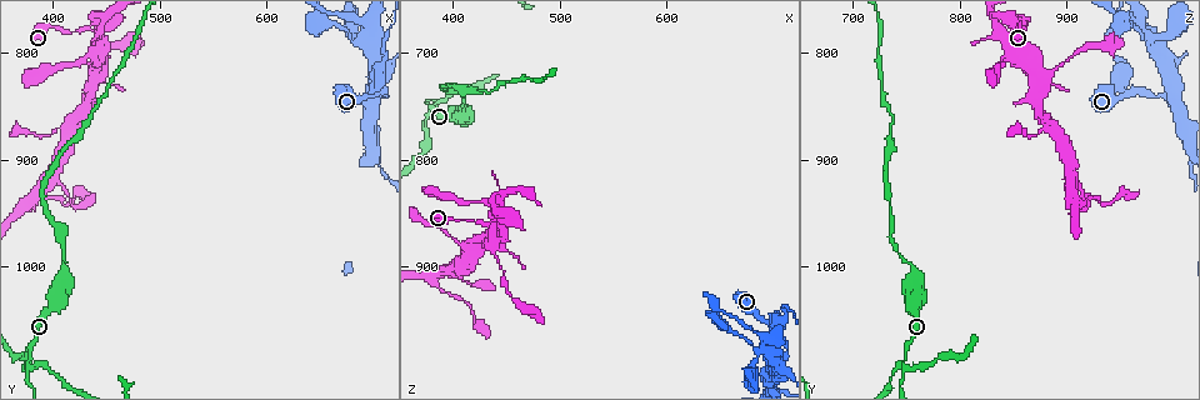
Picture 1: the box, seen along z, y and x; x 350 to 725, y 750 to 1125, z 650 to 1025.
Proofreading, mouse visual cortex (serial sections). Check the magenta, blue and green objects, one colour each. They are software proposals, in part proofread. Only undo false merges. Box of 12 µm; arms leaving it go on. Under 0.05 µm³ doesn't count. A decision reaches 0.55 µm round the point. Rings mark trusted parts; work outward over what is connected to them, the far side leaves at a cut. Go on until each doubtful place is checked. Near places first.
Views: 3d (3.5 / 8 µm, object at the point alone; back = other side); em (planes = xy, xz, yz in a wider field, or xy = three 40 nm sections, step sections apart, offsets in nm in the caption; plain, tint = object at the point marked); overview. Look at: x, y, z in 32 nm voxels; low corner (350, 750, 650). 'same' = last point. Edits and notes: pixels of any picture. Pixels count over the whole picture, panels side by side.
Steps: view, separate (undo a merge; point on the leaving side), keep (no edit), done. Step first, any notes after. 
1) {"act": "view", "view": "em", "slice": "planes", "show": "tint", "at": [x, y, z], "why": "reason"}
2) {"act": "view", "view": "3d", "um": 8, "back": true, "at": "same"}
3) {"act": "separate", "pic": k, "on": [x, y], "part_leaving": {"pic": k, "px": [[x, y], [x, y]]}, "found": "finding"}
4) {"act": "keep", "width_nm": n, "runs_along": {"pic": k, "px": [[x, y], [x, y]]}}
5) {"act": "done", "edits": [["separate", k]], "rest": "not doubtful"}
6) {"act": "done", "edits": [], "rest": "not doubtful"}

{"act": "view", "view": "3d", "um": 8, "at": [444, 788, 850]}

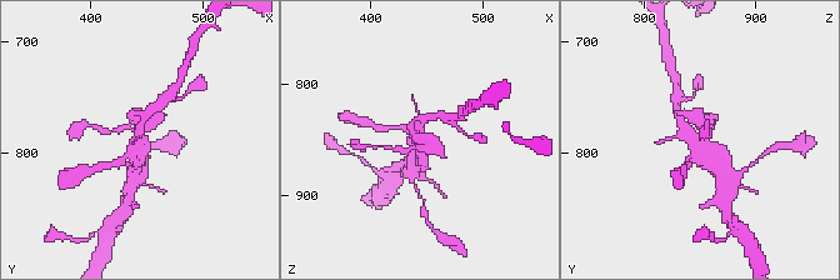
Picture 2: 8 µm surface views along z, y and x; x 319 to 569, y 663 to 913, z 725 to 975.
{"act": "view", "view": "em", "slice": "xy", "step": 2, "show": "tint", "at": [442, 786, 850], "why": "need the tissue"}

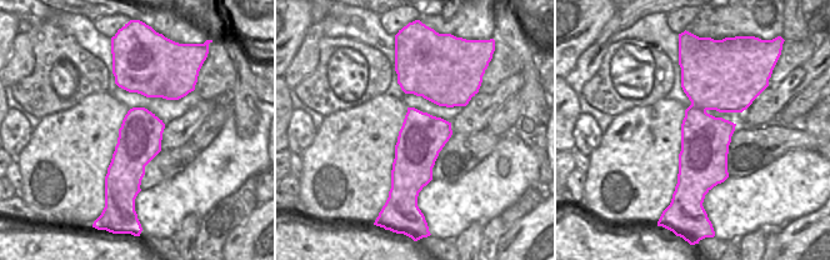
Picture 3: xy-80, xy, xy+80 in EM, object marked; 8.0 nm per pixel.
{"act": "keep", "runs_along": {"pic": 2, "px": [[113, 131], [129, 126], [136, 133], [136, 170]]}, "found": "one cell here"}

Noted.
{"act": "view", "view": "3d", "um": 3.5, "at": [698, 840, 954], "why": "thin neck"}

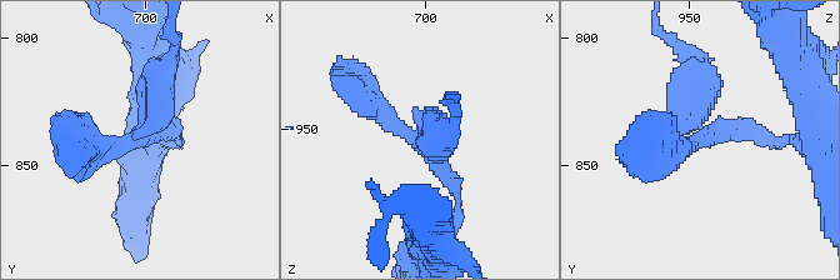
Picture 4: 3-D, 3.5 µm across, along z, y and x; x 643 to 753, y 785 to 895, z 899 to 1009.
{"act": "view", "view": "em", "slice": "xy", "step": 3, "show": "tint", "at": [699, 839, 955]}

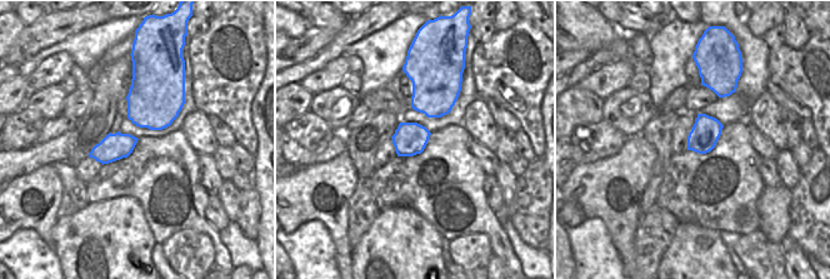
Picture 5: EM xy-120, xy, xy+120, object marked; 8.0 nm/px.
{"act": "keep", "arm_widths_nm": [200, 300, 450], "runs_along": {"pic": 4, "px": [[360, 89], [449, 175], [456, 211]]}, "found": "continuous, no second cell"}

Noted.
{"act": "view", "view": "3d", "um": 8, "at": [382, 1092, 752], "why": "four arms meet"}

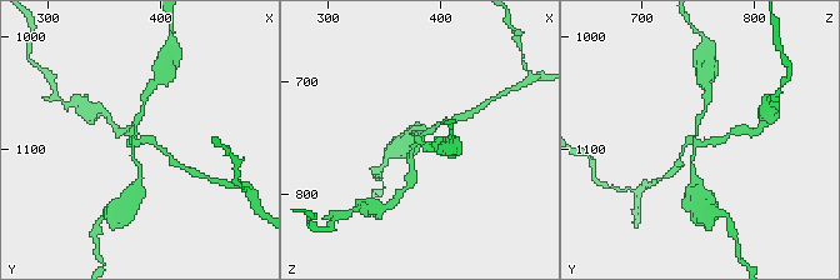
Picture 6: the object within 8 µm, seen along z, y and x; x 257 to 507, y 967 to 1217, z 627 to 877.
{"act": "view", "view": "3d", "um": 3.5, "at": [382, 1092, 750]}

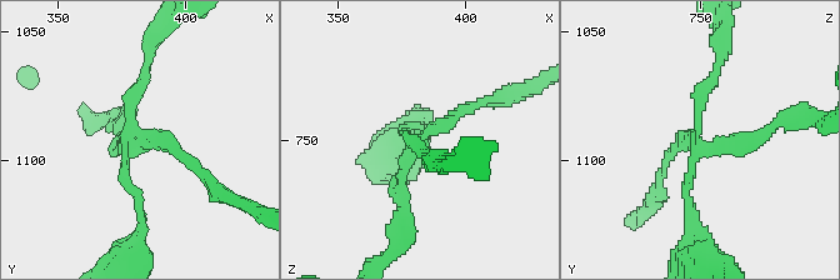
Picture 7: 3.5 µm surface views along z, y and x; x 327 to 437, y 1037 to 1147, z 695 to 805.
{"act": "separate", "pic": 7, "on": [740, 150], "part_leaving": {"pic": 7, "px": [[701, 141], [726, 149], [804, 119]]}, "found": "a second cell is stuck on"}

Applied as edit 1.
{"act": "done", "edits": [["separate", 7]], "rest": "not doubtful"}

